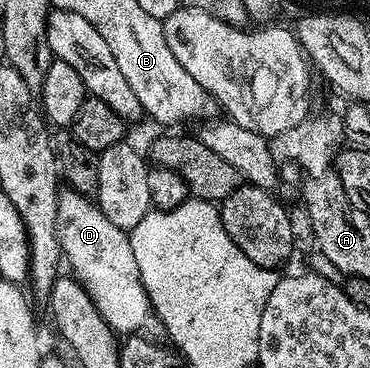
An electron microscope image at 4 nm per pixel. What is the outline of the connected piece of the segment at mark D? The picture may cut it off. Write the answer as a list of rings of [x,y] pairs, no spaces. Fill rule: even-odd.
[[[65,188],[58,193],[56,210],[56,234],[58,236],[61,253],[70,264],[70,271],[79,283],[91,296],[91,301],[96,306],[103,320],[112,328],[114,333],[128,334],[153,334],[160,329],[158,317],[155,315],[148,298],[144,284],[141,282],[140,271],[137,270],[137,262],[133,257],[130,235],[122,228],[114,226],[109,218],[105,217],[98,203],[95,203],[88,195]]]

